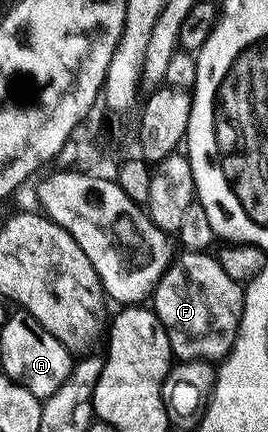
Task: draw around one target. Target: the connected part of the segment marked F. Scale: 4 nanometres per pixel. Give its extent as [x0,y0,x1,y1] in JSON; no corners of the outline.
[150,252,246,363]

